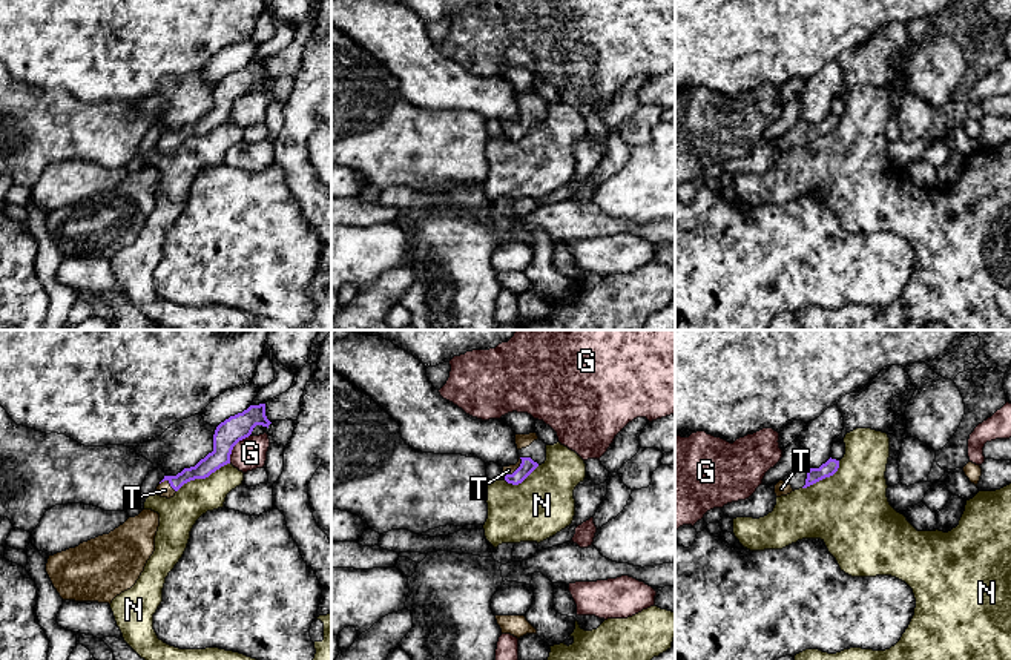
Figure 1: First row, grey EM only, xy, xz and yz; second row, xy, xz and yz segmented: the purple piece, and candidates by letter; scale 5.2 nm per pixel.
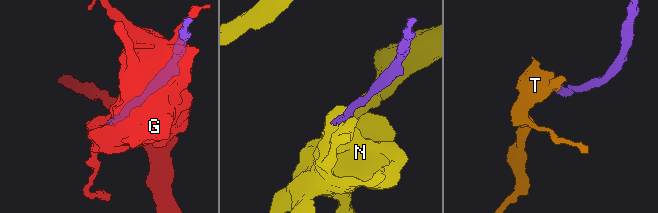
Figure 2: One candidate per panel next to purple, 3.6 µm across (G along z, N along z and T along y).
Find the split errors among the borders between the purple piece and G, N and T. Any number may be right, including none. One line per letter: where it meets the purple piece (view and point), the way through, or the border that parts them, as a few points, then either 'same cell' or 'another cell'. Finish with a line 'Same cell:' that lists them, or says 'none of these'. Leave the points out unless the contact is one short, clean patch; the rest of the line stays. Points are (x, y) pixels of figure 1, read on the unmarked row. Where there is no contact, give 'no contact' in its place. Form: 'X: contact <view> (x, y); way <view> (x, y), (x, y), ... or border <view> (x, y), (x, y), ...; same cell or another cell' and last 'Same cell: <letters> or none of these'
G: contact xy (233, 102); another cell
N: contact xy (203, 134); border xy (229, 118), (204, 134), (187, 137), (177, 148); another cell
T: contact xy (169, 138); way xy (212, 118), (169, 138), (164, 146); same cell
Same cell: T

